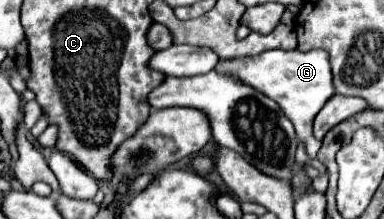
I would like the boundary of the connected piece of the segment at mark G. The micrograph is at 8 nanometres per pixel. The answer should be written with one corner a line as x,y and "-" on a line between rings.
267,50
257,56
243,56
243,58
225,58
219,60
215,72
225,76
233,76
235,80
263,92
271,100
279,104
283,114
295,126
295,132
301,142
305,142
309,158
315,158
321,142
311,136
311,120
319,108
335,94
331,82
331,68
327,60
327,52
313,50
313,52
299,52
299,50

